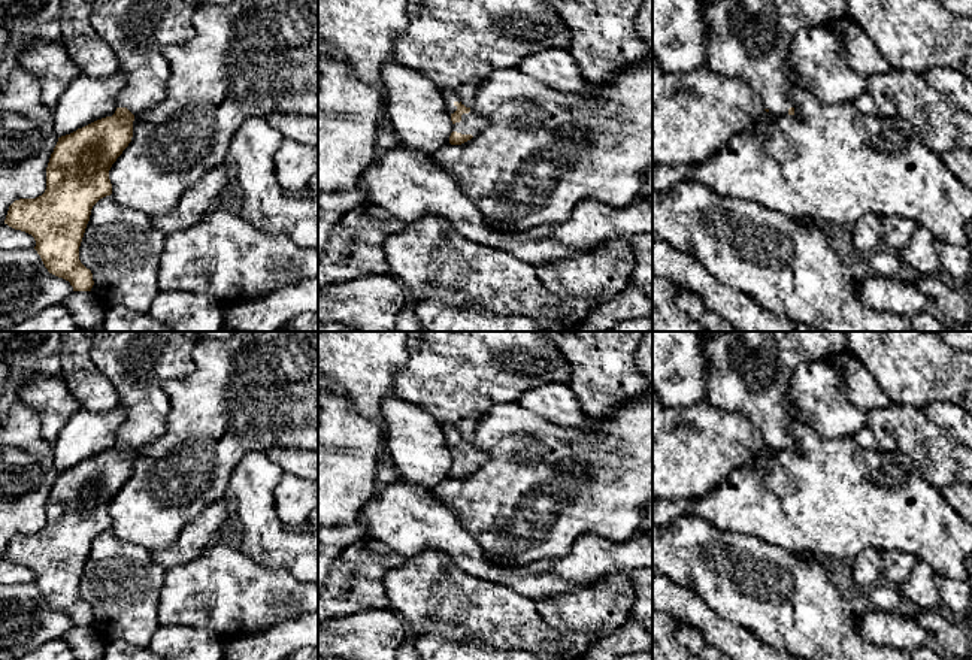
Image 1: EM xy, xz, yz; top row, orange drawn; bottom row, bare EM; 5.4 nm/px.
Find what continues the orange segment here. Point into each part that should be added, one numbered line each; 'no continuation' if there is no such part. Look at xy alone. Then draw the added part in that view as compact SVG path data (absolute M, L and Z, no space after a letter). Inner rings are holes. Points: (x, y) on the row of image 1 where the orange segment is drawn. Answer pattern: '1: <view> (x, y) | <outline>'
1: xy (138, 30) | M94 0L93 28L116 54L124 78L116 108L127 108L136 118L164 99L170 67L163 51L166 46L193 39L191 18L197 6L199 0Z

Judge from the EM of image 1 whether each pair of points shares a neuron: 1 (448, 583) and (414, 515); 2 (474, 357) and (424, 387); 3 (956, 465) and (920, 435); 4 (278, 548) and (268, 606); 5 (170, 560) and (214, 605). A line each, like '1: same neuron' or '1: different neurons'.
1: different neurons
2: same neuron
3: same neuron
4: different neurons
5: different neurons

